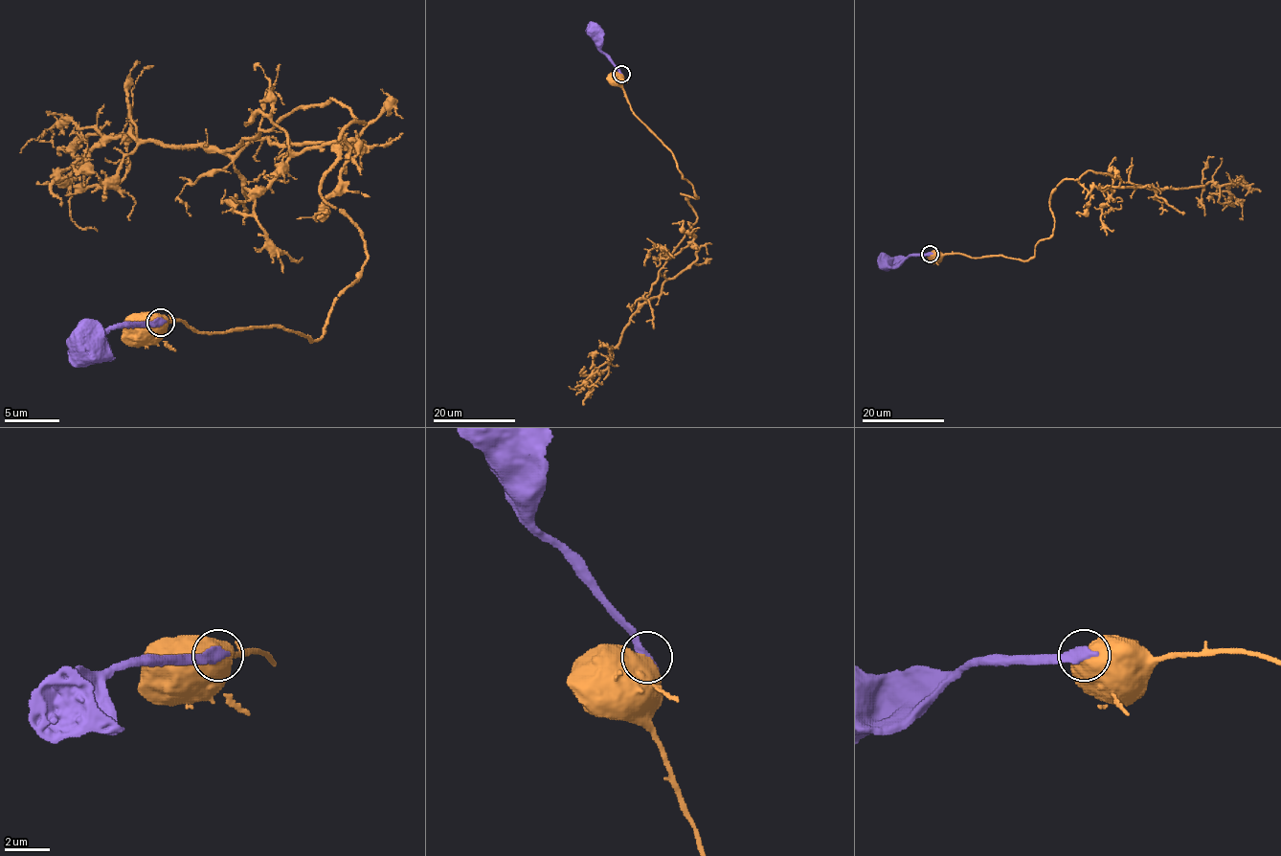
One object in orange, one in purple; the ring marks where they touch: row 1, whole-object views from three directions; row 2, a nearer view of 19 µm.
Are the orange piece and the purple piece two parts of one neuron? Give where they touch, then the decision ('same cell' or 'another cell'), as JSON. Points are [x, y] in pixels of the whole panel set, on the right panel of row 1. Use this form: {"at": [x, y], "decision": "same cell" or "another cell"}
{"at": [930, 254], "decision": "another cell"}

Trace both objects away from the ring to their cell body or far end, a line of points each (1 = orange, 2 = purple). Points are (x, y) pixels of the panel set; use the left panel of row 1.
1: (160, 323), (327, 326), (366, 259), (333, 100), (226, 151), (363, 141), (256, 198), (303, 257)
2: (160, 323), (118, 323), (104, 336), (104, 353), (96, 348), (88, 350)

